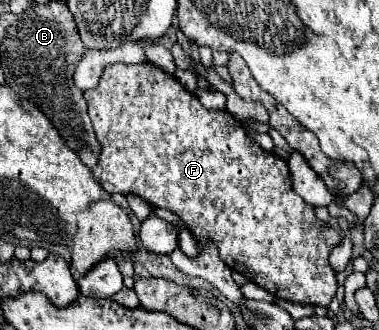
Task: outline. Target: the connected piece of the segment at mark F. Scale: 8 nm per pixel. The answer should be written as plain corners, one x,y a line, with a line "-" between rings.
141,62
141,64
135,64
135,66
131,66
131,64
109,64
103,70
97,88
85,92
85,100
87,100
87,106
89,106
89,118
91,118
91,124
93,124
93,132
97,136
97,142
101,144
101,154
97,158
97,164
99,164
99,182
101,182
101,186
107,192
111,192
111,194
115,194
115,192
121,192
121,194
135,192
143,200
147,200
151,206
167,208
167,210
173,210
177,214
183,214
187,218
187,226
191,228
191,232
193,232
199,248
207,242
207,238
213,240
217,244
217,248
219,248
221,260
231,270
235,270
235,272
243,274
247,280
259,284
261,288
265,288
267,292
271,292
275,298
287,300
287,302
295,302
295,304
329,306
331,298
337,292
337,280
335,280
333,268
329,266
329,254
341,242
341,234
335,228
331,228
327,222
321,222
315,216
315,206
307,204
293,190
287,162
283,158
279,158
277,154
273,154
273,152
261,150
261,146
245,132
243,124
231,112
203,108
201,102
199,102
199,98
193,92
189,92
185,86
181,86
175,76
163,72
161,68
157,68
151,62

